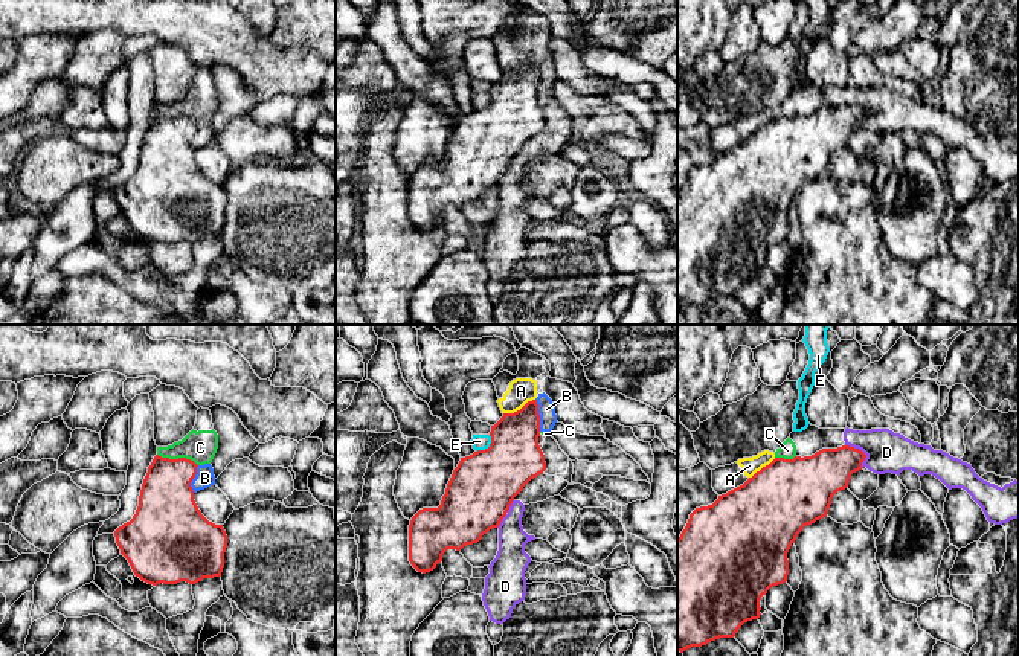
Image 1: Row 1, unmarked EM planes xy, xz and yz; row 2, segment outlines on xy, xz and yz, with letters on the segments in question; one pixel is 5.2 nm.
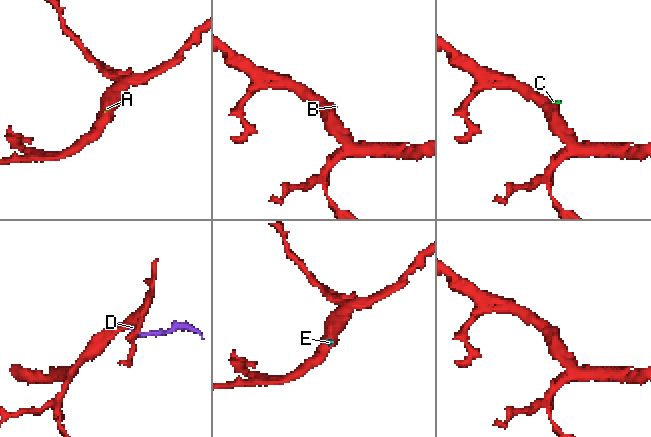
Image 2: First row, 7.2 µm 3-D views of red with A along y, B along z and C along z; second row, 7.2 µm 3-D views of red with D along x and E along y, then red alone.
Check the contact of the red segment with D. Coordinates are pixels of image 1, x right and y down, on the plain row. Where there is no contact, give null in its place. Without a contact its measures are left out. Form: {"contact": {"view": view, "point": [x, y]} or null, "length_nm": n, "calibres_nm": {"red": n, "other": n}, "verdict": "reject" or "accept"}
{"contact": {"view": "yz", "point": [862, 110]}, "length_nm": 160, "calibres_nm": {"red": 240, "other": 220}, "verdict": "reject"}

